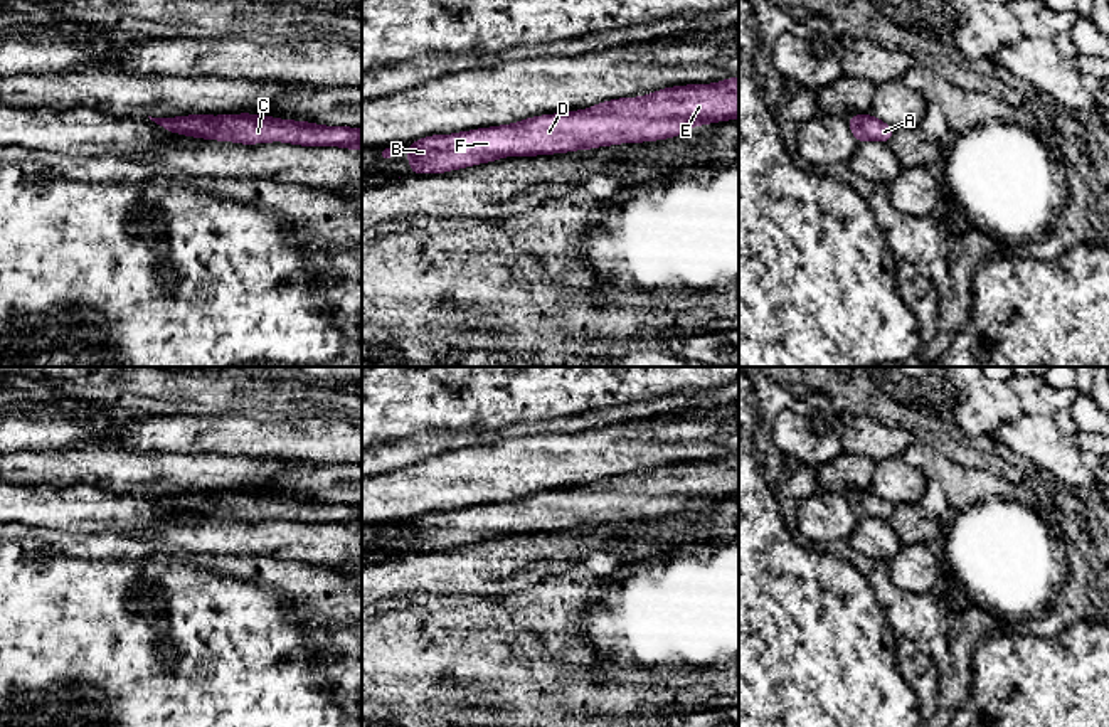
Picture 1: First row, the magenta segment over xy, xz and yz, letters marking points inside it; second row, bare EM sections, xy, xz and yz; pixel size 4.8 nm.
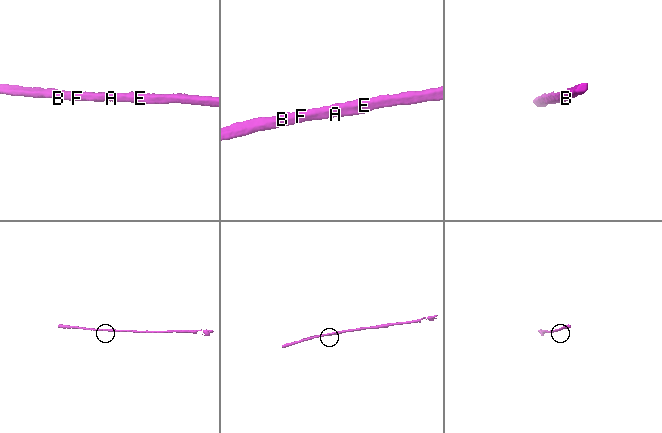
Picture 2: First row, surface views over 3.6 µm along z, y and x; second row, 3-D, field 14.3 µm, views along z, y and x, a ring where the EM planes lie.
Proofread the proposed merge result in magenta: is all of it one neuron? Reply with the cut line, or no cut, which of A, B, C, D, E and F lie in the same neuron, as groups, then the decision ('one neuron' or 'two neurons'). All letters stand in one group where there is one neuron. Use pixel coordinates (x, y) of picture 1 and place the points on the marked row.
no cut | A B C D E F | one neuron

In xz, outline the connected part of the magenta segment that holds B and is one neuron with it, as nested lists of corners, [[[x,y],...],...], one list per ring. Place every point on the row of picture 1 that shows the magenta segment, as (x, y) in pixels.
[[[739,77],[673,86],[589,109],[542,114],[513,125],[409,143],[412,175],[443,173],[501,157],[533,157],[682,136],[698,125],[739,119]]]

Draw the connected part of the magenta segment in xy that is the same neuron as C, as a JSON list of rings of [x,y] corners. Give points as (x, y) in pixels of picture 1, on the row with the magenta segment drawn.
[[[249,113],[148,118],[165,131],[205,140],[236,141],[242,145],[284,141],[303,146],[362,148],[362,128],[323,126]]]

